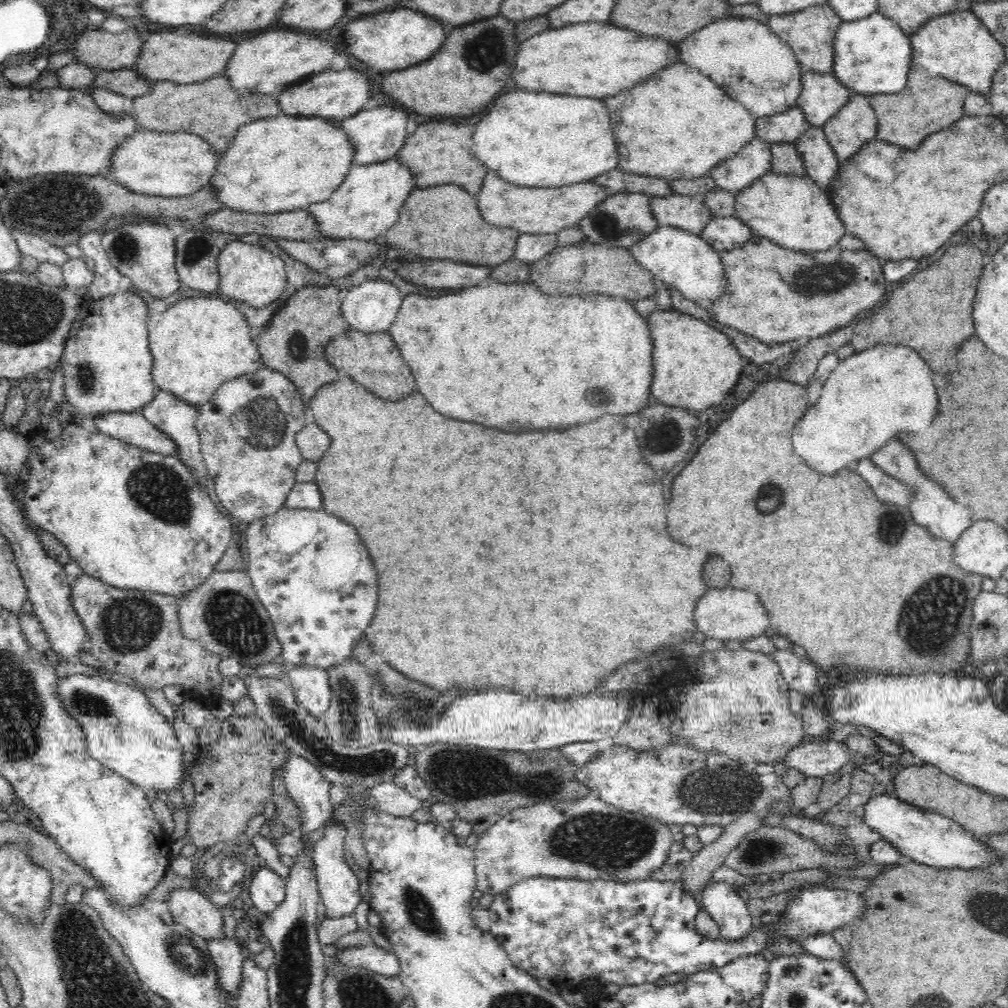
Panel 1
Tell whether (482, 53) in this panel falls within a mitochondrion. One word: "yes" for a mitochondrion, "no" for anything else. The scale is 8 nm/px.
yes

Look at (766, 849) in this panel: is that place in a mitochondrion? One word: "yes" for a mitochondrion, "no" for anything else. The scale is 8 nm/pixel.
yes

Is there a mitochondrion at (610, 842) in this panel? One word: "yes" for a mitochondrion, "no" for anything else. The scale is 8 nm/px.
yes

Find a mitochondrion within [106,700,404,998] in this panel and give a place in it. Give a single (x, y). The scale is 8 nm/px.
(186, 954)

